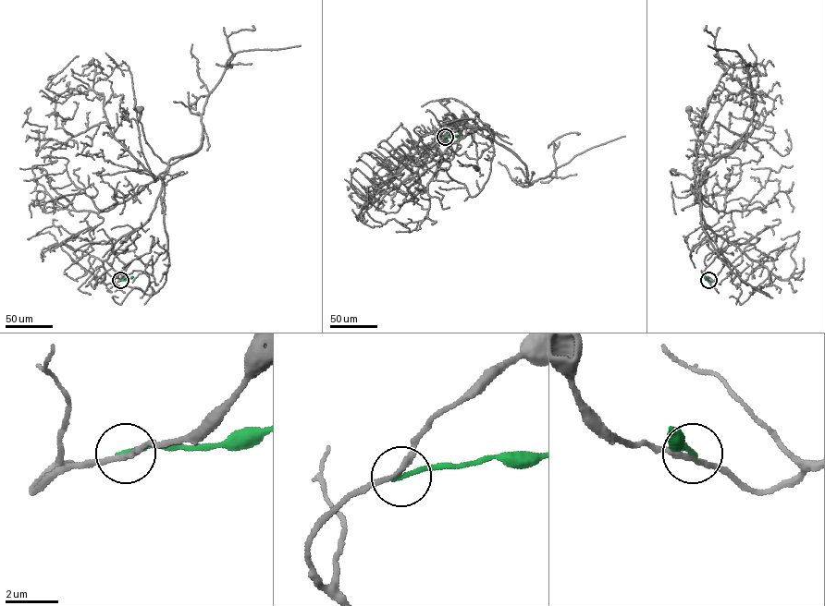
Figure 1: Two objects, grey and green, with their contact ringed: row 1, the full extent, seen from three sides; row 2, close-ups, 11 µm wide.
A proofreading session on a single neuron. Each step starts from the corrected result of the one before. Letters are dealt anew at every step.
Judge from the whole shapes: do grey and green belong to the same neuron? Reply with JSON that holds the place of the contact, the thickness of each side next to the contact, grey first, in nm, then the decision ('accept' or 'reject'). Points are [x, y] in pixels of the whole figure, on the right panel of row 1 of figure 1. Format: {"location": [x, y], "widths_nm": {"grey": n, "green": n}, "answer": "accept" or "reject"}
{"location": [708, 280], "widths_nm": {"grey": 190, "green": 170}, "answer": "reject"}

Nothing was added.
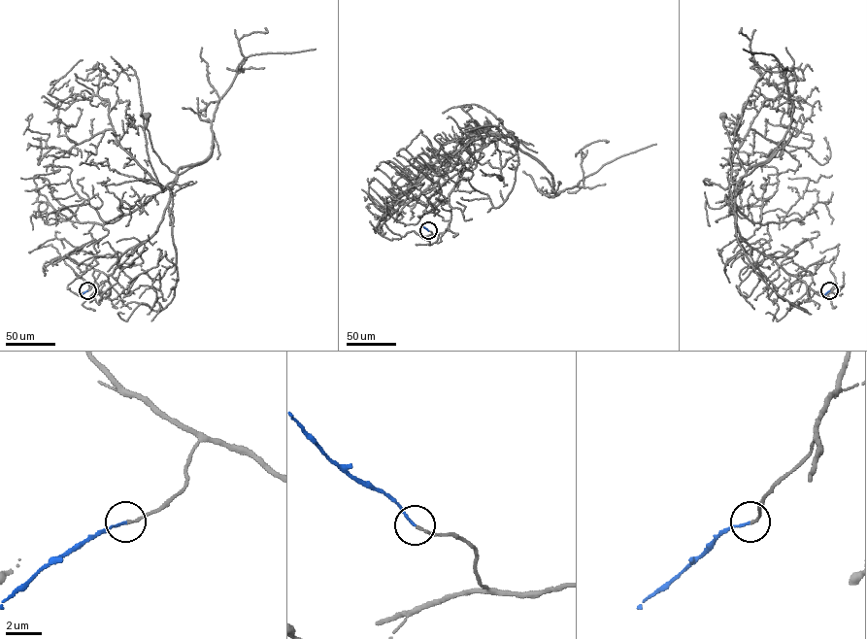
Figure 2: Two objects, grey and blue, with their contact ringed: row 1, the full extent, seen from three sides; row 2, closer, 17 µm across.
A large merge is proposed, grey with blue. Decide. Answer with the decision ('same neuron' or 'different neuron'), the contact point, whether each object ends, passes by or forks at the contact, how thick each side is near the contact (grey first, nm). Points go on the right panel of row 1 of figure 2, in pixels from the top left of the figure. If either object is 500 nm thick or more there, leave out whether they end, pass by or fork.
same neuron; at (829, 290); grey ends there; blue ends there; 150 nm thick on the grey side, 120 nm on the other

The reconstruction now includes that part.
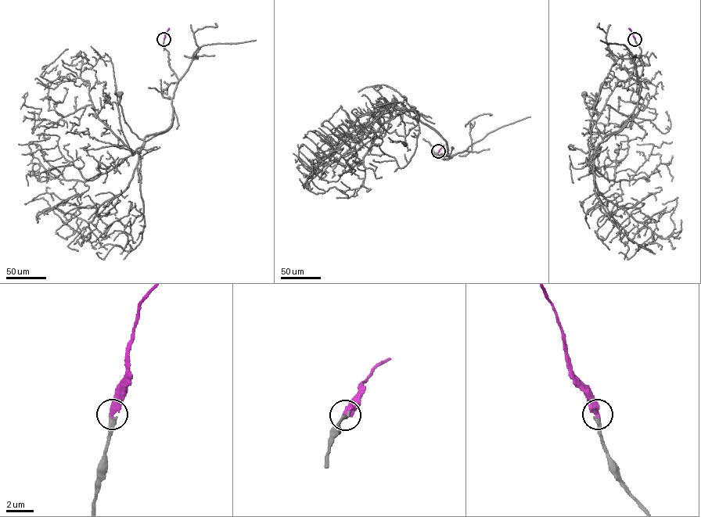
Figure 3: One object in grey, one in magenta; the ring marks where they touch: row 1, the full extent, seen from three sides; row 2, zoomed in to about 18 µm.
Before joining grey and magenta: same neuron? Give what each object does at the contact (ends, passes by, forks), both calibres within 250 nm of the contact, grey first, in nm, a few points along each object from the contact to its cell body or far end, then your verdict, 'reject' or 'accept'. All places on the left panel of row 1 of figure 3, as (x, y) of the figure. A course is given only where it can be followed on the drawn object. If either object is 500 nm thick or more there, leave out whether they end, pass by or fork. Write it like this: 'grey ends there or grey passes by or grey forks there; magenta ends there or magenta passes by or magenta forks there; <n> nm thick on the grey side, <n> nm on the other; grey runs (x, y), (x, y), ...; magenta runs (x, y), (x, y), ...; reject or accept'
280 nm thick on the grey side, 500 nm on the other; grey runs (163, 39), (170, 66), (178, 80), (172, 98), (170, 125), (140, 139), (125, 123), (120, 93); magenta runs (163, 39), (169, 28); accept

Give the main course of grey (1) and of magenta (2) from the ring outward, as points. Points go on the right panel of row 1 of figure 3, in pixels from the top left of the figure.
1: (634, 39), (641, 48), (643, 65), (638, 80), (641, 91), (638, 104), (624, 125), (602, 139), (584, 93)
2: (634, 39), (629, 28)

